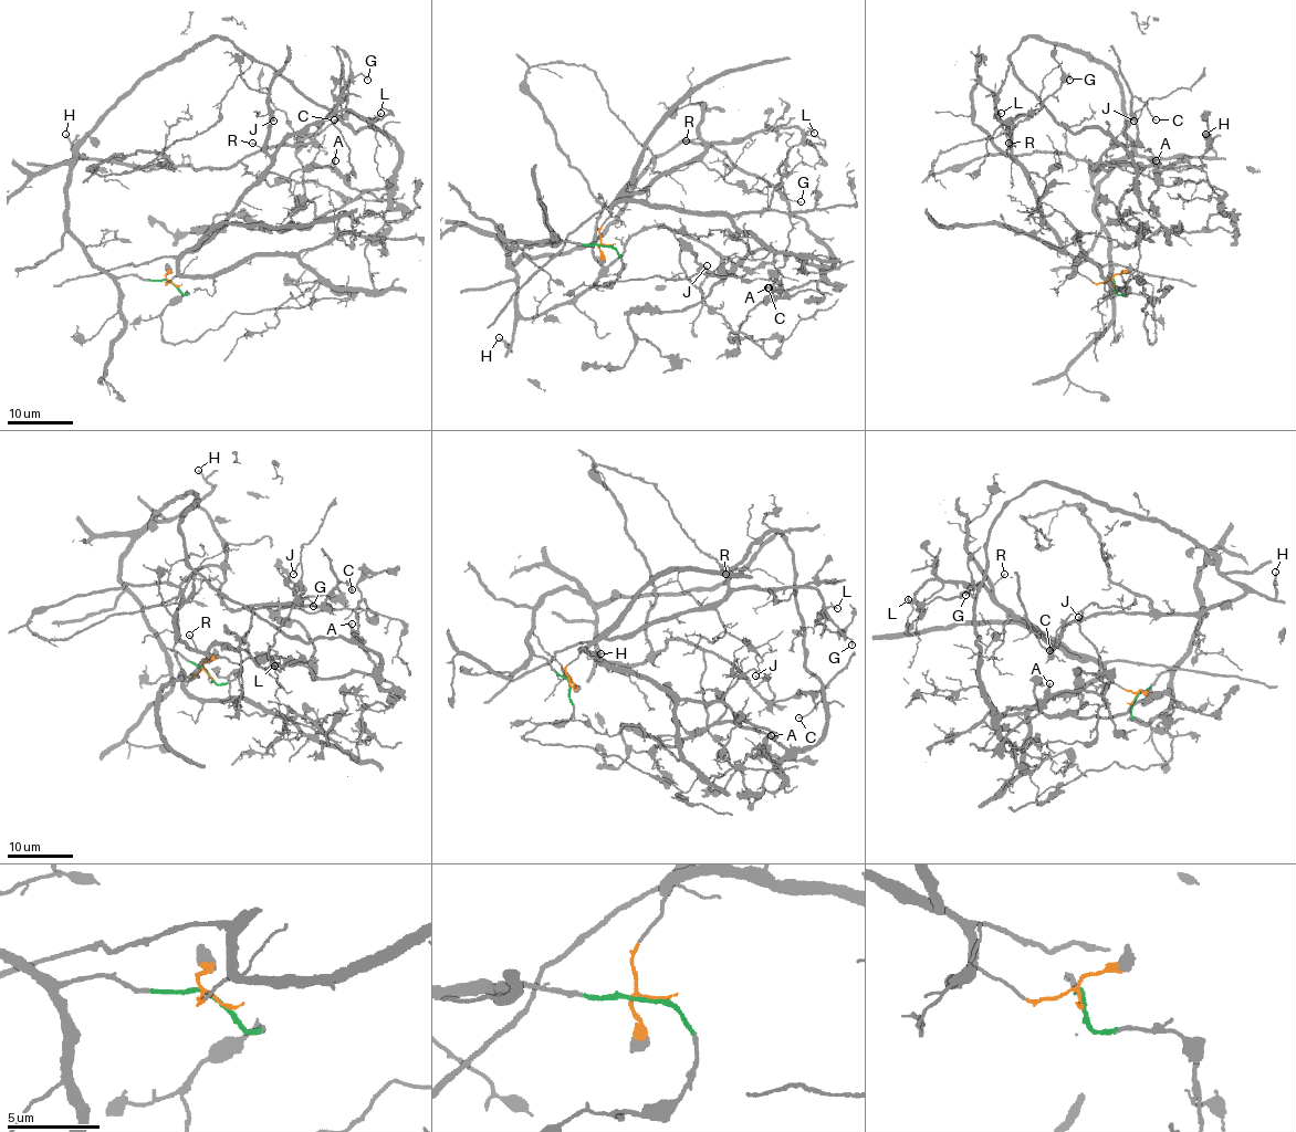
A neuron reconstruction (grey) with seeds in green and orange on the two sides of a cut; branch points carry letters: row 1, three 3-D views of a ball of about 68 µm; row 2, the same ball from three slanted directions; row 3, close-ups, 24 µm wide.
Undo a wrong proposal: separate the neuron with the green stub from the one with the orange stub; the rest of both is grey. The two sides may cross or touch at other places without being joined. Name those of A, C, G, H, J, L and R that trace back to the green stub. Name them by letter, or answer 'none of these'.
A, C, H, J

